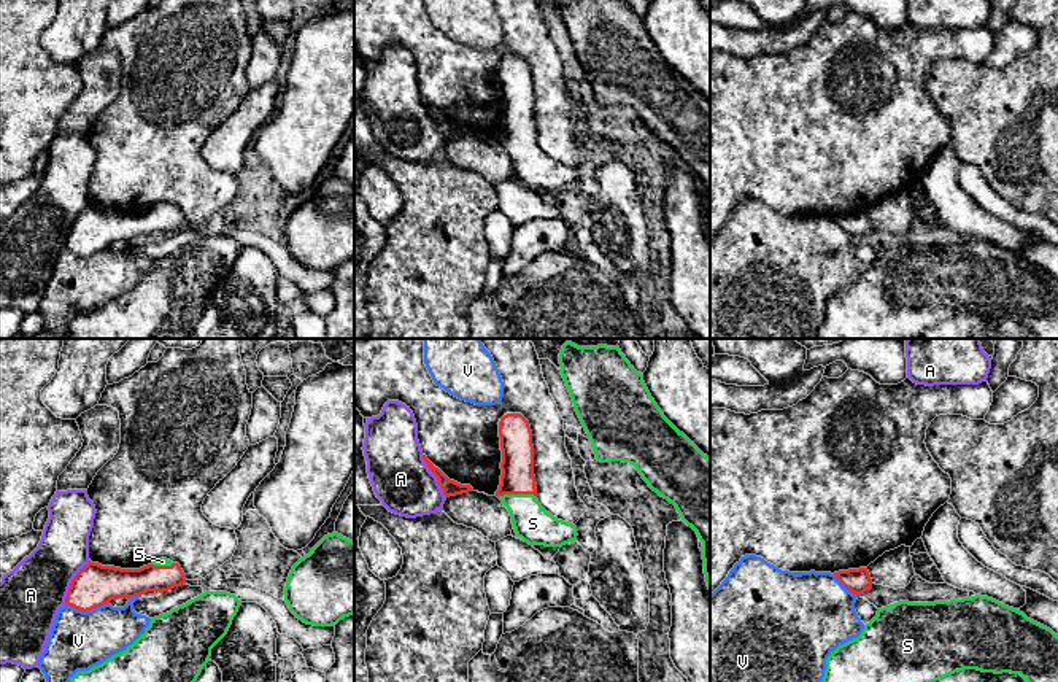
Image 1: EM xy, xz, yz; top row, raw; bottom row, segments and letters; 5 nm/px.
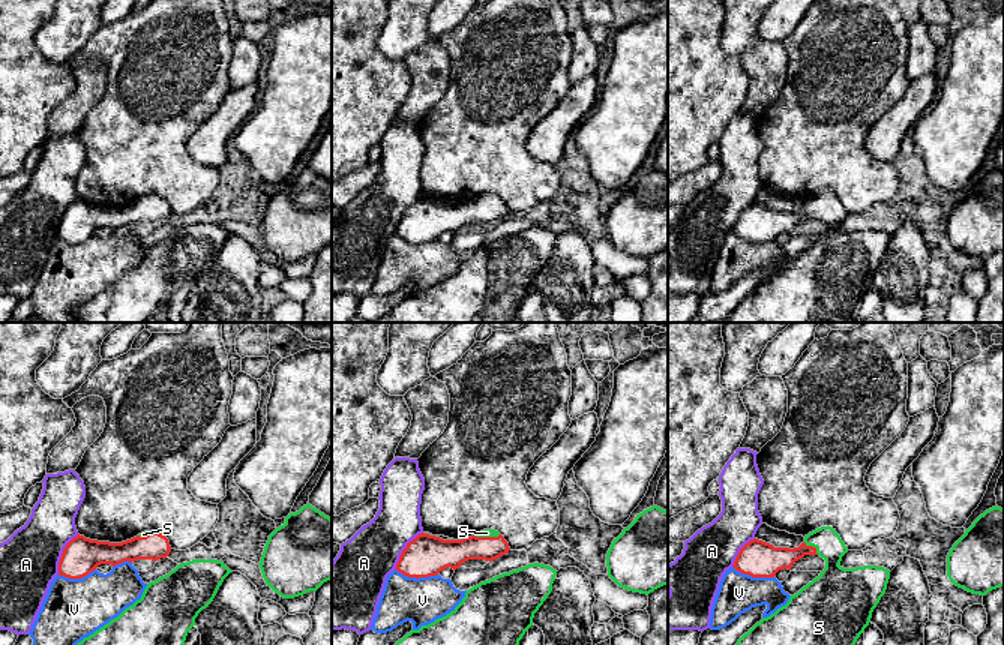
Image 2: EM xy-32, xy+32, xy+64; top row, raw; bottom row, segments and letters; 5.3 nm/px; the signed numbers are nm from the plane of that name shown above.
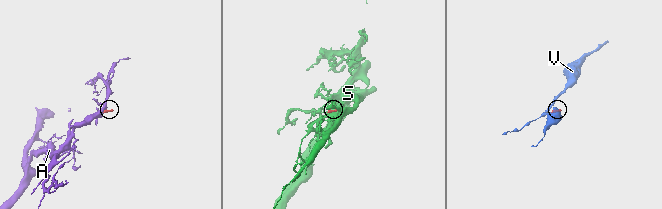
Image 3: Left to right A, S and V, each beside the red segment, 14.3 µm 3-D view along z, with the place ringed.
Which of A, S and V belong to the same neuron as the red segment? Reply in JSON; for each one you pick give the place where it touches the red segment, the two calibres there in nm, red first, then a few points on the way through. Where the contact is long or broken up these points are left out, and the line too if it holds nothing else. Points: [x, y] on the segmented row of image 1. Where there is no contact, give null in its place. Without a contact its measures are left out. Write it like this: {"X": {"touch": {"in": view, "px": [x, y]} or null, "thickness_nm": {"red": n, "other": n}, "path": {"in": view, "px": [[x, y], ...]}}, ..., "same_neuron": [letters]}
{"S": {"touch": {"in": "xz", "px": [517, 493]}, "thickness_nm": {"red": 160, "other": 190}, "path": {"in": "xz", "px": [[517, 447], [517, 493], [532, 523]]}}, "same_neuron": ["S"]}

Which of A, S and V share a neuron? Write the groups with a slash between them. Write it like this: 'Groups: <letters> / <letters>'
Groups: A / S / V

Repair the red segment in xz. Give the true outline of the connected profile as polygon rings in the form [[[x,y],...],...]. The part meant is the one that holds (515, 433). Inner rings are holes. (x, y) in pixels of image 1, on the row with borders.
[[[507,413],[499,421],[502,475],[496,496],[508,509],[515,533],[529,545],[562,547],[577,541],[577,526],[548,513],[537,499],[529,421]]]

